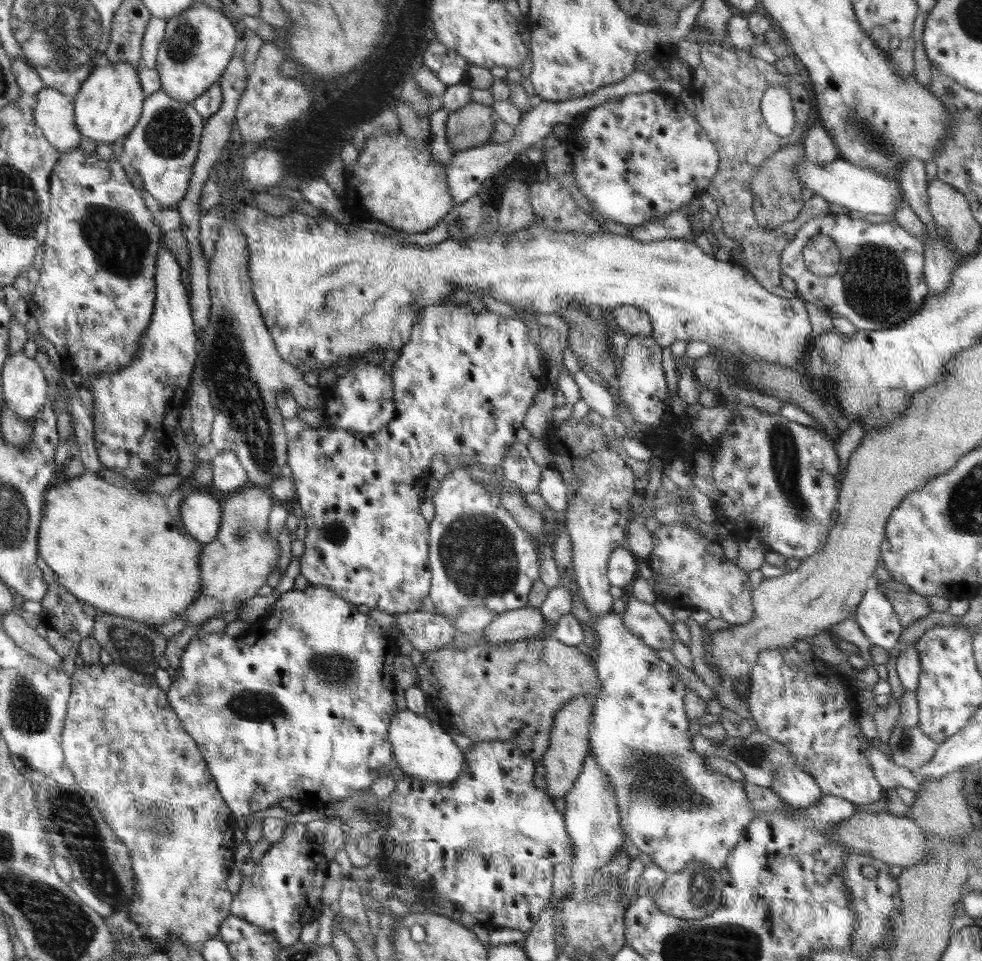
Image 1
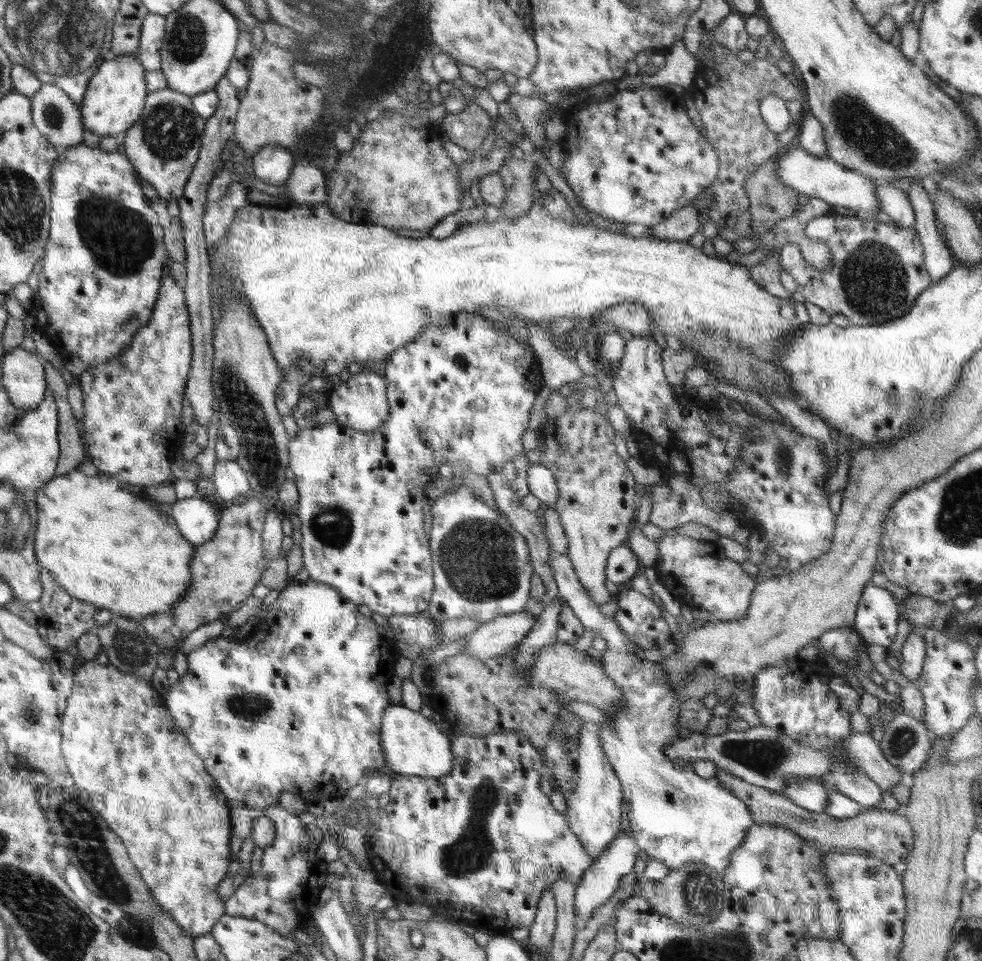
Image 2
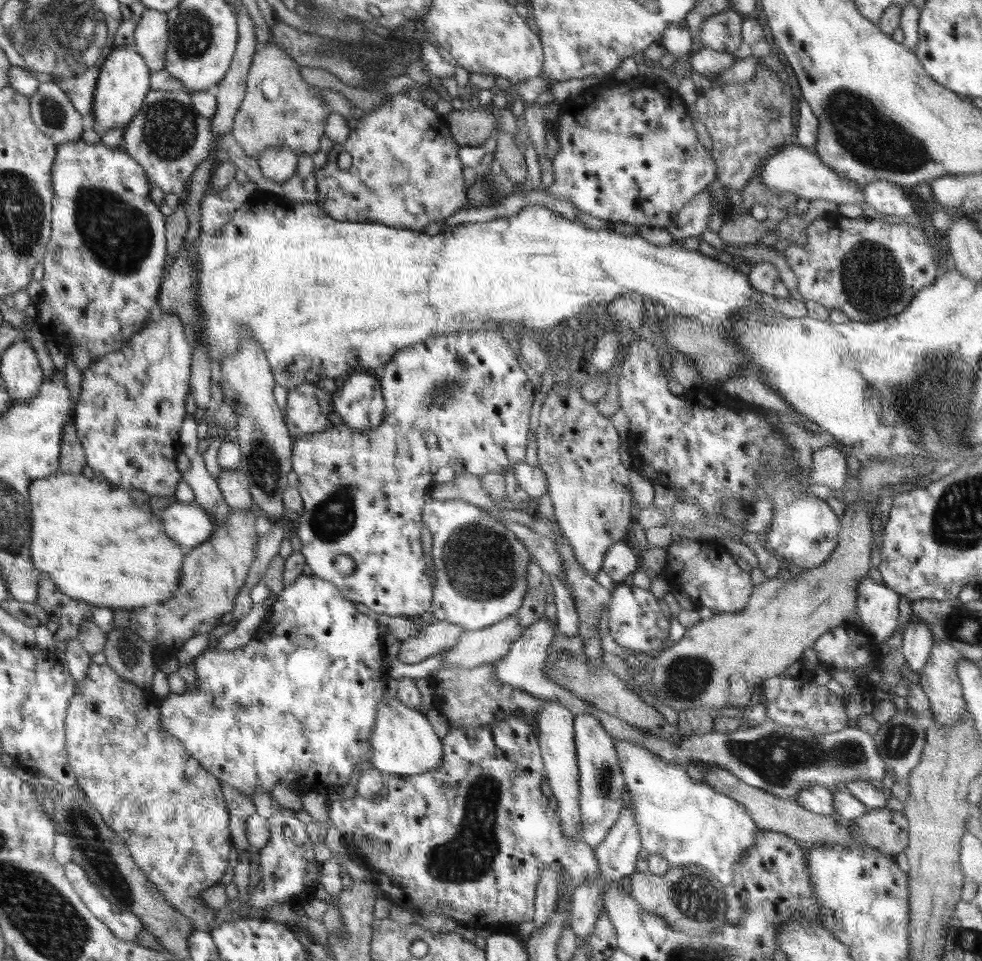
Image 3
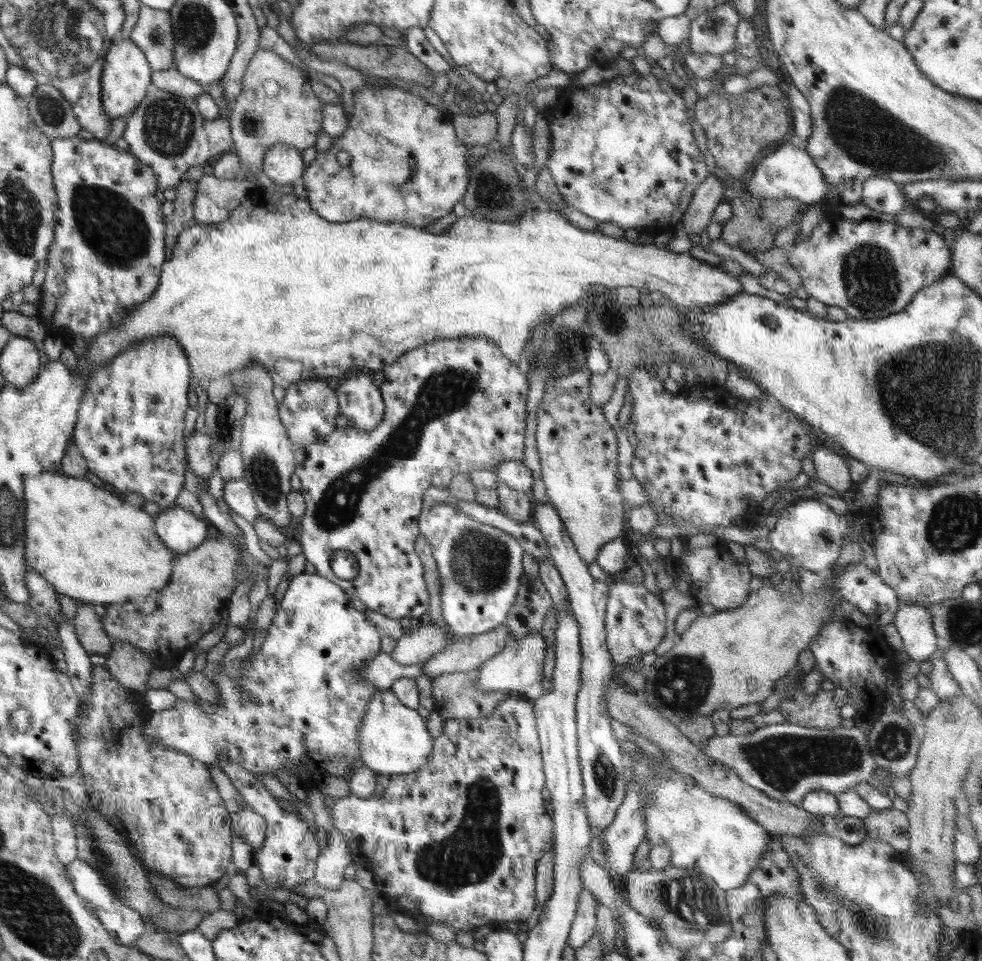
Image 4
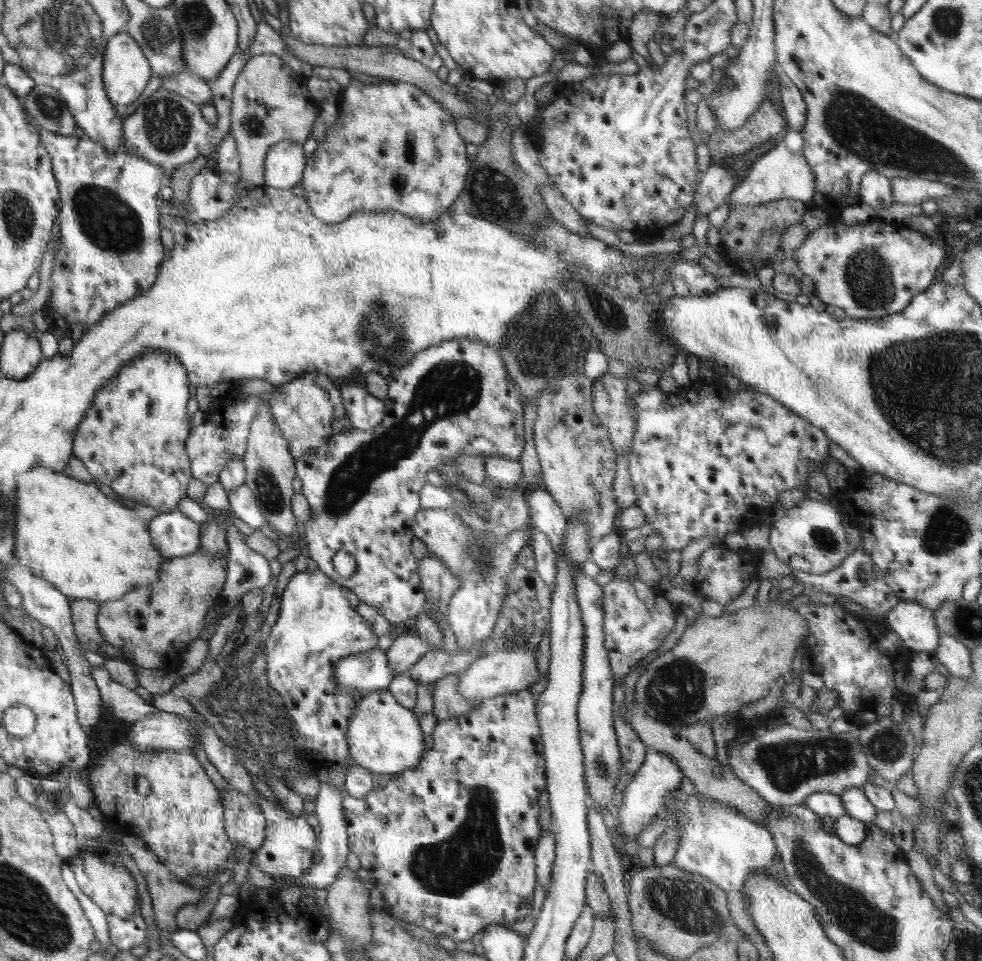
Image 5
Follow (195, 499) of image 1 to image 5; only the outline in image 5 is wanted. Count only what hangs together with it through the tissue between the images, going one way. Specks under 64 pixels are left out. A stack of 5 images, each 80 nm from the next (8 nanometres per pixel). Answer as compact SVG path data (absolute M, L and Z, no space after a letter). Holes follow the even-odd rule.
M178 509L157 514L149 528L154 547L166 560L188 556L201 546L202 524L192 521Z

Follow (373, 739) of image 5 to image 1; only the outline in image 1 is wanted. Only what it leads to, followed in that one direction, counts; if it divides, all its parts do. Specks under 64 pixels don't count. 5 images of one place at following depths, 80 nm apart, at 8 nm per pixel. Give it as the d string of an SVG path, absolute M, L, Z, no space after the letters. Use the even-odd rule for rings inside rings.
M398 710L392 716L387 739L393 748L393 770L398 774L406 774L420 778L430 784L444 785L453 783L465 767L465 756L452 740L452 737L433 723L429 718L410 710Z

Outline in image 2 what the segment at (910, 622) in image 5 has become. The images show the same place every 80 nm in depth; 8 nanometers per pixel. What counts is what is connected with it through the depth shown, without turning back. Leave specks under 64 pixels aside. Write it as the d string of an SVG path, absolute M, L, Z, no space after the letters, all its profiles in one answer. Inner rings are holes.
M912 628L902 650L898 653L901 664L901 674L913 683L922 672L926 655L924 628Z

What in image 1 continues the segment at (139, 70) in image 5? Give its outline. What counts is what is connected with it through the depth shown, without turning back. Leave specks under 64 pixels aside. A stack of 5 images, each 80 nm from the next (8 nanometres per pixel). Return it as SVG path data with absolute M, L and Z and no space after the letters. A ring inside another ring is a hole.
M101 61L81 84L76 97L73 97L76 128L80 135L88 137L97 145L114 144L133 132L141 119L145 100L138 68L128 63Z

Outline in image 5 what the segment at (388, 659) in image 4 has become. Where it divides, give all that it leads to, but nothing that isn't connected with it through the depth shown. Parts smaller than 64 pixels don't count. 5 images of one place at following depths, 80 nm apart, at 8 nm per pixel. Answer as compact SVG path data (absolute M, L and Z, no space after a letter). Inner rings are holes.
M377 647L342 659L336 666L337 684L348 692L358 692L363 698L372 691L386 689L395 676L386 652Z

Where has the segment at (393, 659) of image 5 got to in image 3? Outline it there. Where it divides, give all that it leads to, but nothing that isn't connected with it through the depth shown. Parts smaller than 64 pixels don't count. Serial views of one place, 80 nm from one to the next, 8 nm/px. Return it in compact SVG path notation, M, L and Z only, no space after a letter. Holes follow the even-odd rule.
M438 621L432 624L416 638L408 638L401 642L397 659L404 664L416 664L440 651L446 651L457 644L460 636L464 634L461 626L446 621Z

